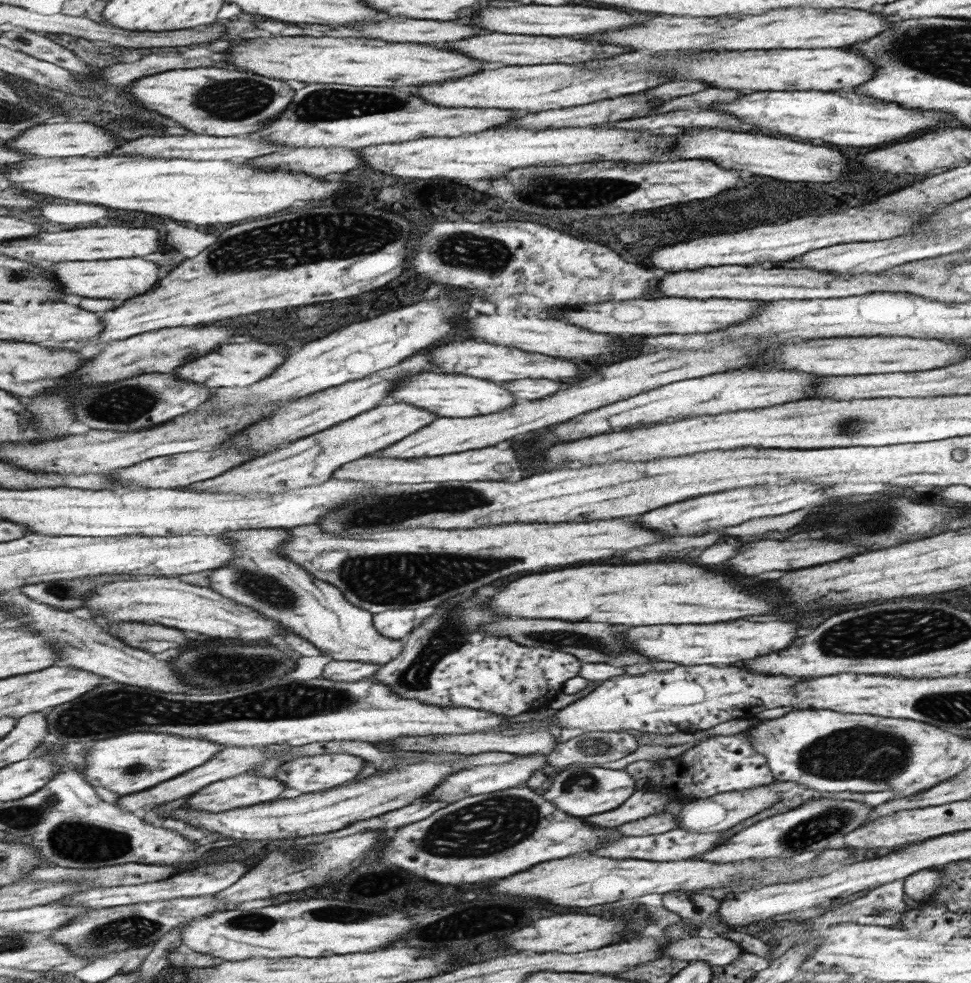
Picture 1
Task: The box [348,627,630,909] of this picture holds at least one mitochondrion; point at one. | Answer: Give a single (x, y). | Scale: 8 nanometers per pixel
(486, 828)

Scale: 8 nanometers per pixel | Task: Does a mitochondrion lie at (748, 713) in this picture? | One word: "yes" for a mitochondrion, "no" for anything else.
no

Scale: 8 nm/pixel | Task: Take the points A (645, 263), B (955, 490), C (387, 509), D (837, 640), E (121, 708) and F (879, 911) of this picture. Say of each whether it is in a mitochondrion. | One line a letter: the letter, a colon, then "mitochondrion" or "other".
A: other
B: other
C: mitochondrion
D: mitochondrion
E: mitochondrion
F: mitochondrion

